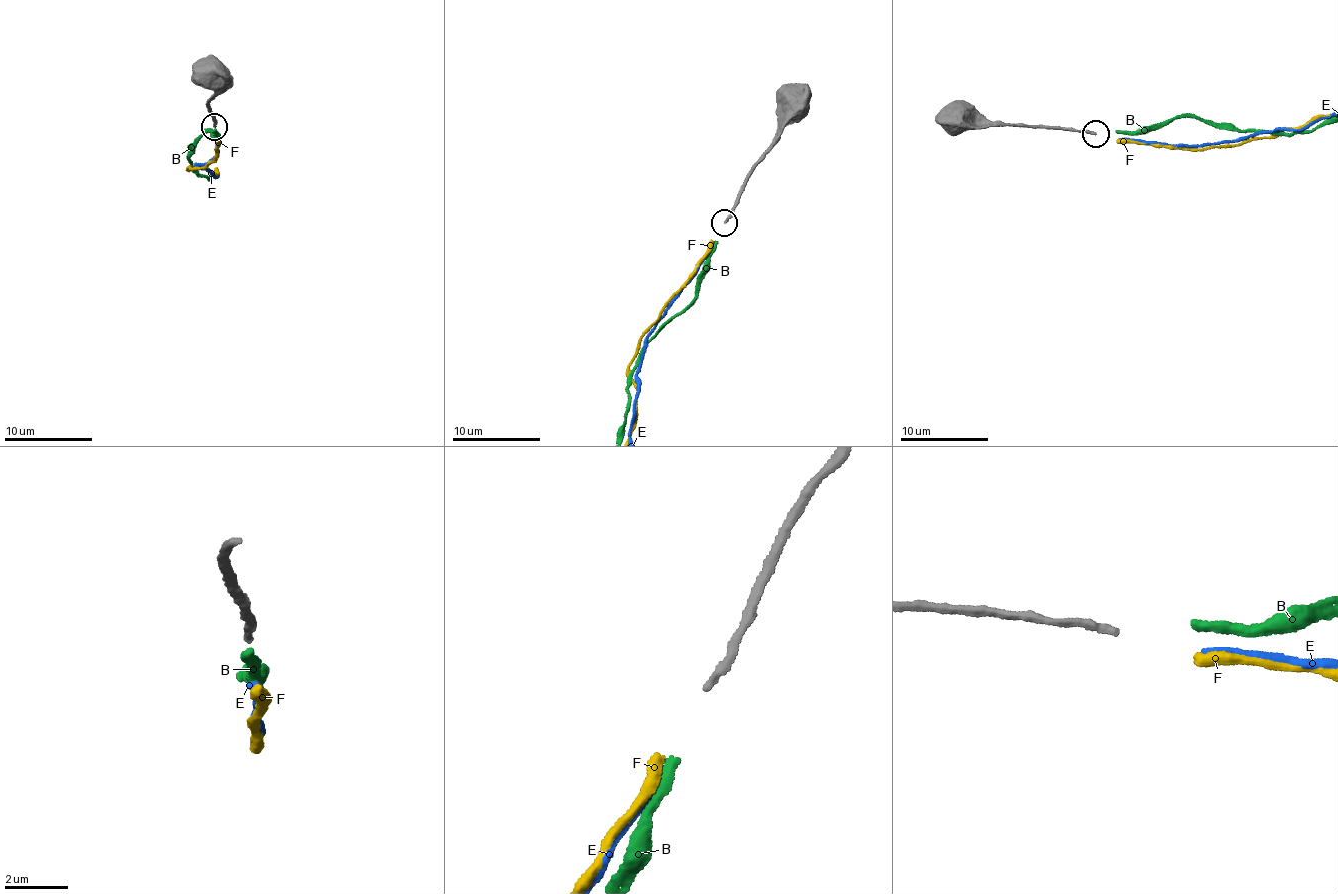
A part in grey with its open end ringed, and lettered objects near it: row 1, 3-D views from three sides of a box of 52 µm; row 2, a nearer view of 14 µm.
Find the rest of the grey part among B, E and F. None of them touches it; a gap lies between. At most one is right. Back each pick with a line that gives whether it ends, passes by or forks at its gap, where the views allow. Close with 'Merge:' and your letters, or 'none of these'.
E: It ends there
Merge: E

